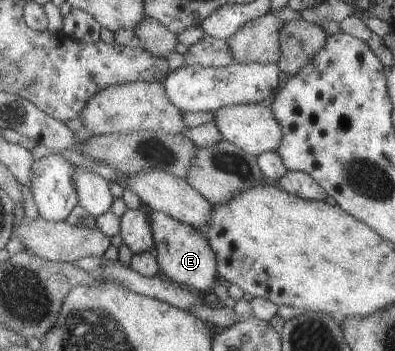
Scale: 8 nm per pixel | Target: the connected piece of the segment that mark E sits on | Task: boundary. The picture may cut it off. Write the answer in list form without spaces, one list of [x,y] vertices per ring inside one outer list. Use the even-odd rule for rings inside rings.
[[[164,211],[150,212],[150,219],[155,237],[156,257],[159,259],[161,273],[170,280],[193,291],[204,291],[215,286],[219,271],[217,257],[209,239],[194,226],[182,223]]]

